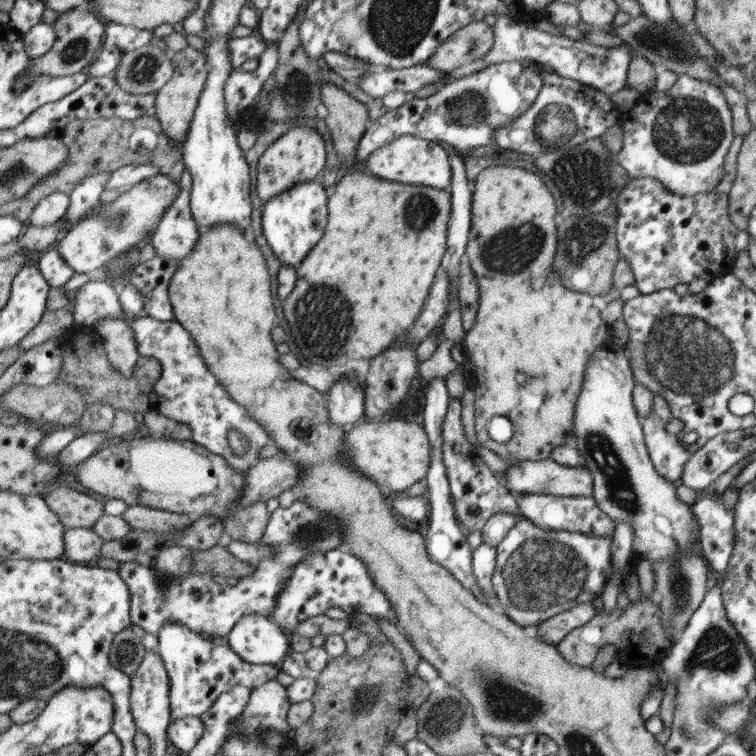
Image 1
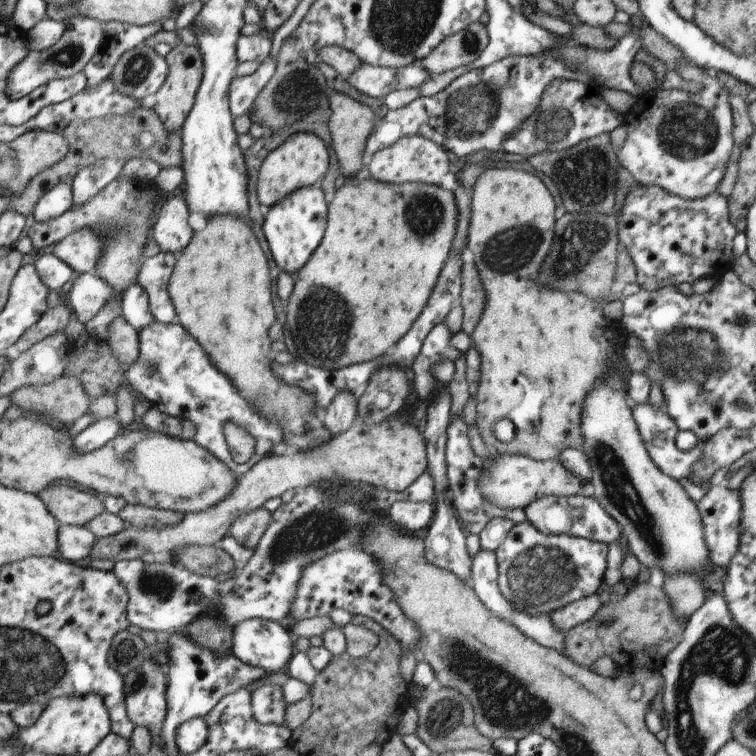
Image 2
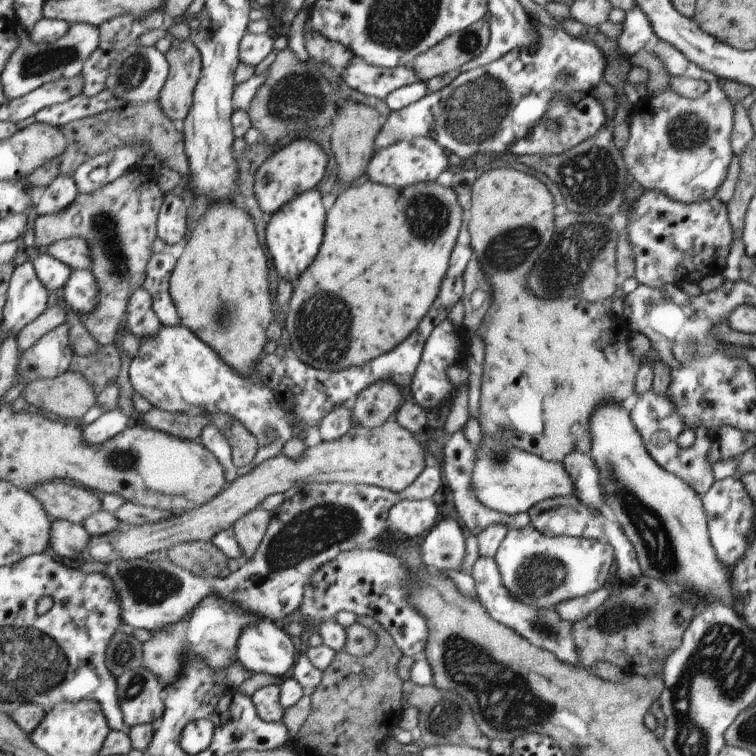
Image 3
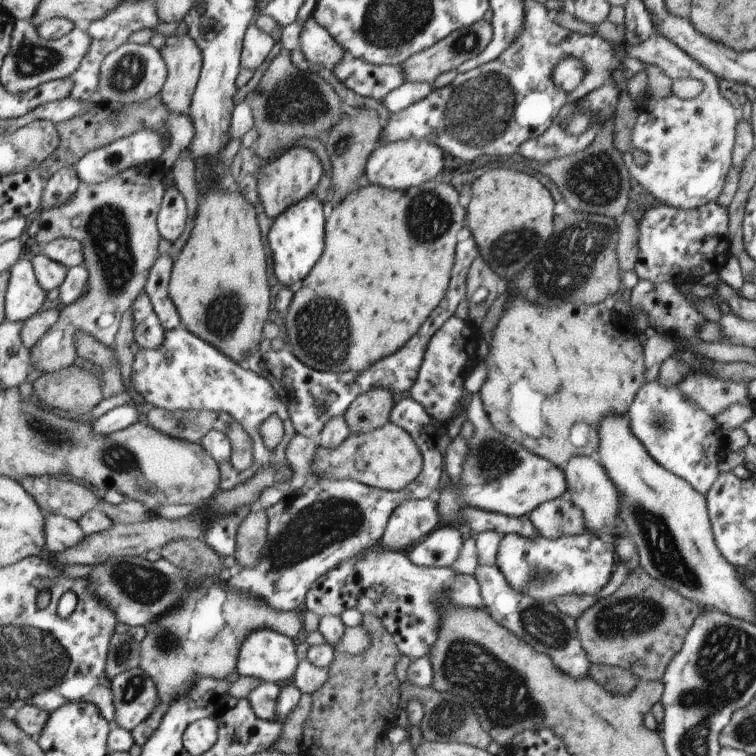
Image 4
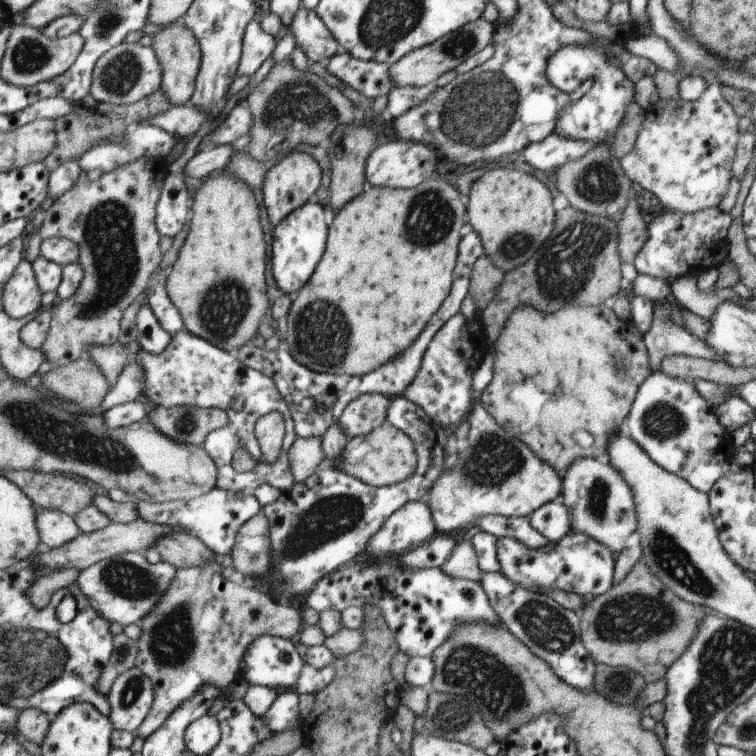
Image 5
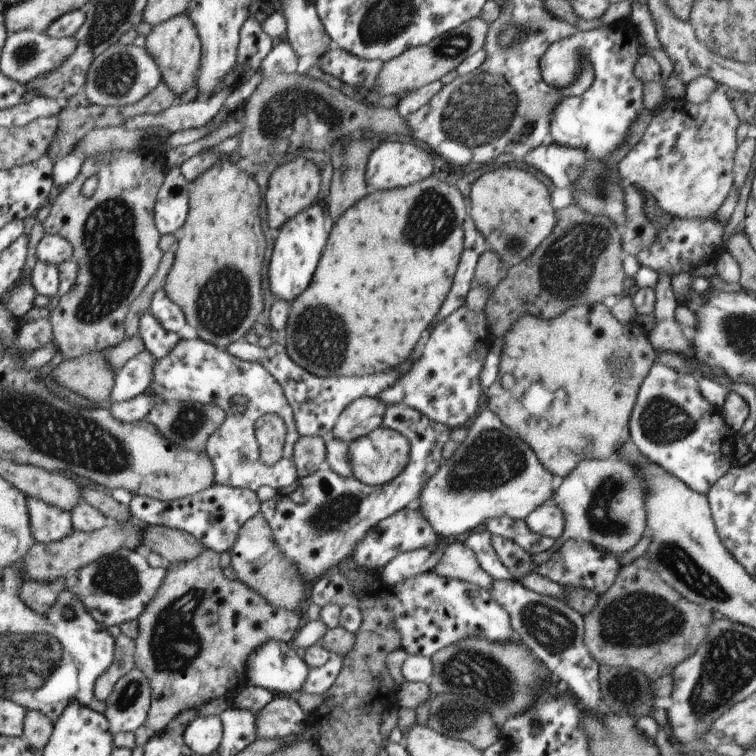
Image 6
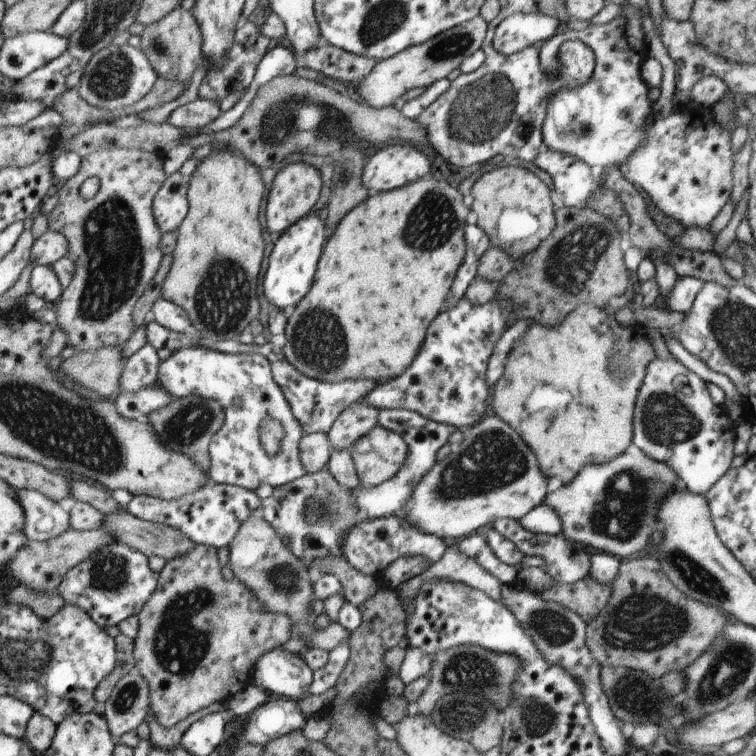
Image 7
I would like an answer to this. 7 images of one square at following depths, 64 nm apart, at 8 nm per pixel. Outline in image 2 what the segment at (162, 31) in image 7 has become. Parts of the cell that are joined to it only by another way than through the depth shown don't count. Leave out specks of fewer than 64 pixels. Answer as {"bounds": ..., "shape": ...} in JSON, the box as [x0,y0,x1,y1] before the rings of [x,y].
{"bounds":[150,44,204,132],"shape":[[[178,44],[176,47],[172,47],[170,53],[165,57],[169,73],[163,86],[152,98],[150,105],[168,131],[181,132],[194,108],[196,94],[204,76],[204,61],[203,58],[200,58],[200,54],[199,49],[194,45]]]}

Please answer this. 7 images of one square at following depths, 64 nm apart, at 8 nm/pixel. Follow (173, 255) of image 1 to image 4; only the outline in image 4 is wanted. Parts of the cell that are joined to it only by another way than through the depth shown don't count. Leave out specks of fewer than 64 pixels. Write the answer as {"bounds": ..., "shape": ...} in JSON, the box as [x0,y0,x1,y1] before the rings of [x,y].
{"bounds":[158,184,189,244],"shape":[[[174,184],[170,185],[161,201],[160,212],[158,212],[158,230],[160,236],[172,244],[176,238],[184,232],[186,220],[189,220],[189,213],[186,208],[187,200]]]}

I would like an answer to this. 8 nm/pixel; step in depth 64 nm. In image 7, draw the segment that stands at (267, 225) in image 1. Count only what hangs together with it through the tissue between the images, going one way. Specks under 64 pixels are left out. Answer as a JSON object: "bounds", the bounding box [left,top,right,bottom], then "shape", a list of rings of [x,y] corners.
{"bounds":[262,212,326,314],"shape":[[[312,212],[312,216],[304,216],[304,219],[292,224],[287,232],[274,240],[274,250],[268,258],[268,268],[266,268],[264,286],[262,286],[264,288],[262,292],[272,306],[289,314],[306,296],[306,292],[310,290],[314,281],[314,272],[322,254],[324,240],[326,240],[326,228],[322,220],[316,216],[316,212]]]}

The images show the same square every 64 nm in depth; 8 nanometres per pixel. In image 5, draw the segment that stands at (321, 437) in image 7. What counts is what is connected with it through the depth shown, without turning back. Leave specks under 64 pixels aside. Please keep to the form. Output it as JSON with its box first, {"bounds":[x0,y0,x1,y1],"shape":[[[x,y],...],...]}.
{"bounds":[288,438,326,483],"shape":[[[298,438],[288,454],[290,466],[294,475],[294,483],[302,483],[306,478],[316,473],[318,466],[326,458],[323,454],[323,445],[320,438]]]}

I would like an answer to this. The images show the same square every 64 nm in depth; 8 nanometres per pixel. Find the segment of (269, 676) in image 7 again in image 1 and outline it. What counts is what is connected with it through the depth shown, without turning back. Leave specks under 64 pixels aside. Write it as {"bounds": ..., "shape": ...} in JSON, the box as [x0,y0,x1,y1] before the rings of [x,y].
{"bounds":[228,615,292,668],"shape":[[[247,615],[228,634],[229,648],[245,662],[280,668],[292,652],[289,634],[272,618]]]}

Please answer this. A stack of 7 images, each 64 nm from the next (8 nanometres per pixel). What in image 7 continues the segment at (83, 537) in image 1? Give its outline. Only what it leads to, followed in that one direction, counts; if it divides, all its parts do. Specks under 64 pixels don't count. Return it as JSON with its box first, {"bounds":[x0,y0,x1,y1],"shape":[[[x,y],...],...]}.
{"bounds":[18,489,71,541],"shape":[[[20,489],[18,494],[23,509],[26,509],[30,541],[54,540],[71,530],[71,512],[59,501],[35,489]]]}

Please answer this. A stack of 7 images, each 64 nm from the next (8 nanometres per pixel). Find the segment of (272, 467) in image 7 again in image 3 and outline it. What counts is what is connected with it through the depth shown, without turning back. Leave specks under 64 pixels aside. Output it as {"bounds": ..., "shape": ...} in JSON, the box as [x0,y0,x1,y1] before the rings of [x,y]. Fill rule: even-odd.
{"bounds":[129,324,297,486],"shape":[[[182,324],[172,327],[161,326],[159,334],[142,339],[138,354],[131,360],[129,378],[134,391],[144,397],[152,407],[167,412],[226,414],[240,421],[258,439],[258,452],[254,460],[243,468],[236,468],[231,460],[231,448],[225,436],[214,425],[203,429],[199,440],[223,466],[227,486],[235,483],[240,476],[249,474],[264,460],[281,455],[284,444],[287,444],[297,431],[289,413],[281,408],[279,398],[268,384],[239,374],[210,345],[206,345]],[[267,423],[270,423],[277,433],[274,441],[263,436],[263,427]]]}

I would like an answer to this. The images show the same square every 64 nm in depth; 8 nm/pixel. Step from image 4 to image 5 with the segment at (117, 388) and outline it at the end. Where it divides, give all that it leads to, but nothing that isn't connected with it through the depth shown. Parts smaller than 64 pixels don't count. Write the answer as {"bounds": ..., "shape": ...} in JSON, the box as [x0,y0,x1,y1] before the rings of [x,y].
{"bounds":[87,340,142,386],"shape":[[[137,340],[130,342],[128,345],[97,345],[94,346],[87,355],[103,369],[103,372],[111,381],[111,386],[116,385],[122,370],[129,364],[132,358],[142,350],[141,343]]]}

